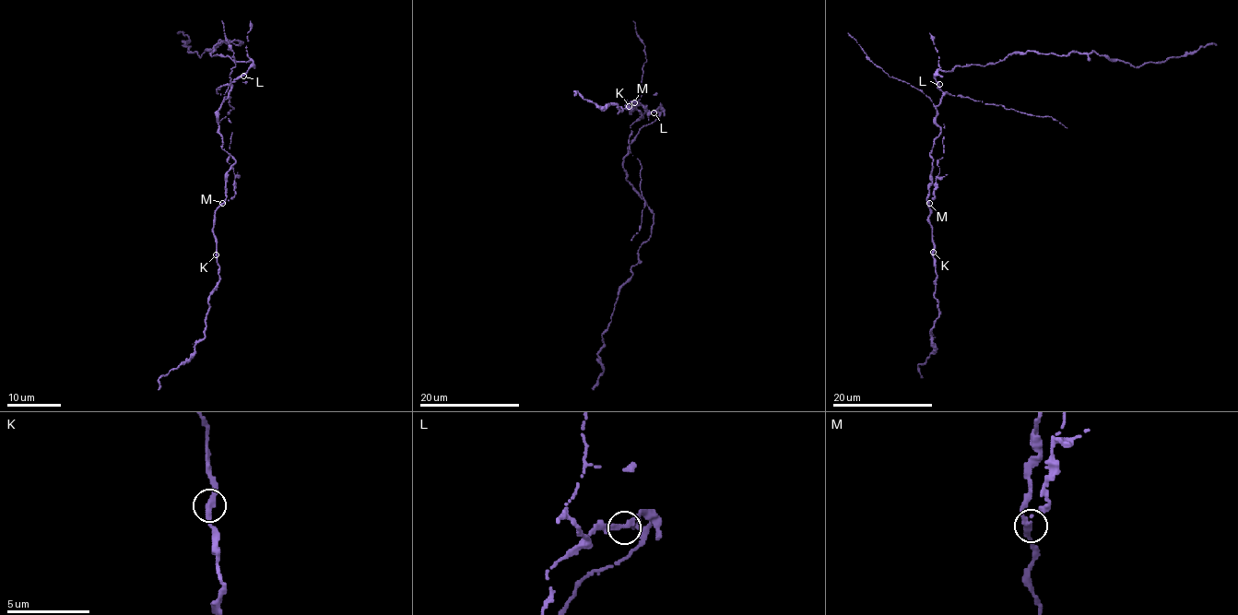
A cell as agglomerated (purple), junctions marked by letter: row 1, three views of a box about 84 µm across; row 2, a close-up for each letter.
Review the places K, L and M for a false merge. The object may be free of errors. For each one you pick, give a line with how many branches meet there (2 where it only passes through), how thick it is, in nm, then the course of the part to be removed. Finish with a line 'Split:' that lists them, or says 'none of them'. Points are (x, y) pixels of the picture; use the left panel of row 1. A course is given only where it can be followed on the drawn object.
M: Branches: 2. Thickness 340 nm. Course of the part to remove: (223, 204), (235, 195), (233, 169), (229, 161), (232, 132), (229, 119)
Split: M

